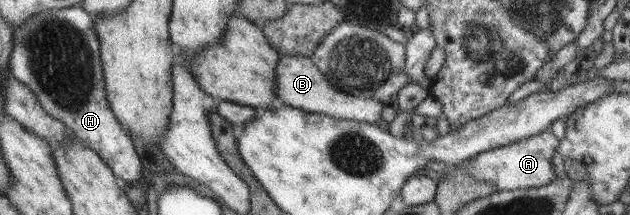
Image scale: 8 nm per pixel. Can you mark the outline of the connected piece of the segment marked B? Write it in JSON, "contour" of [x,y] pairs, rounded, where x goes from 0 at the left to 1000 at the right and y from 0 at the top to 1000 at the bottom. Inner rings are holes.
{"contour":[[[443,251],[437,316],[437,442],[441,456],[441,484],[483,507],[489,526],[511,526],[511,535],[521,535],[529,553],[568,563],[581,577],[600,577],[605,558],[606,498],[613,488],[613,479],[594,460],[562,451],[557,437],[535,423],[490,265],[457,251]]]}

